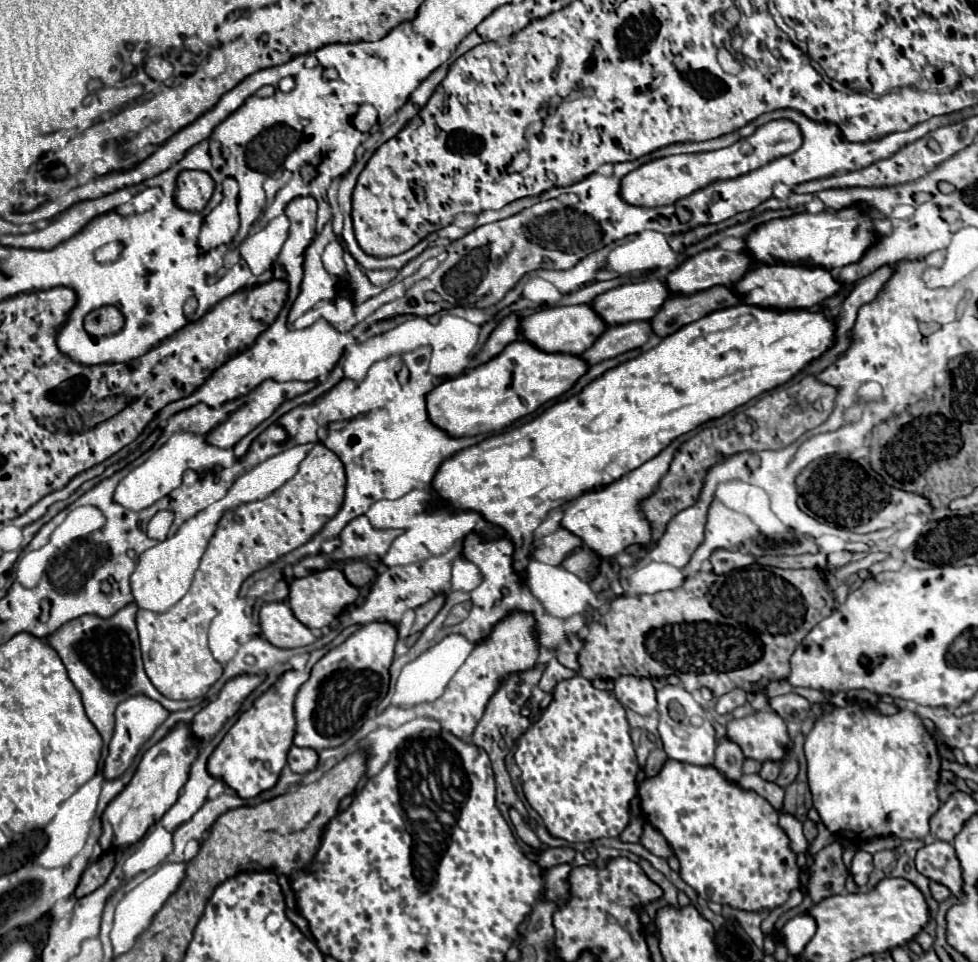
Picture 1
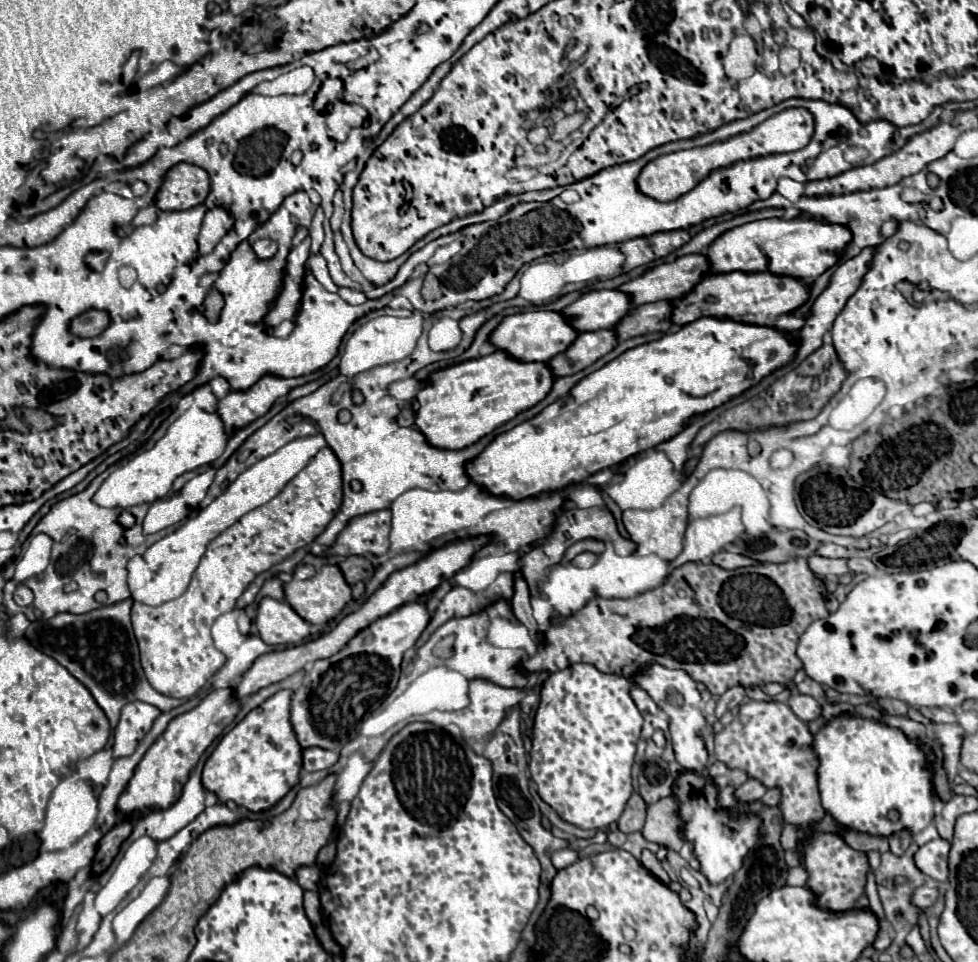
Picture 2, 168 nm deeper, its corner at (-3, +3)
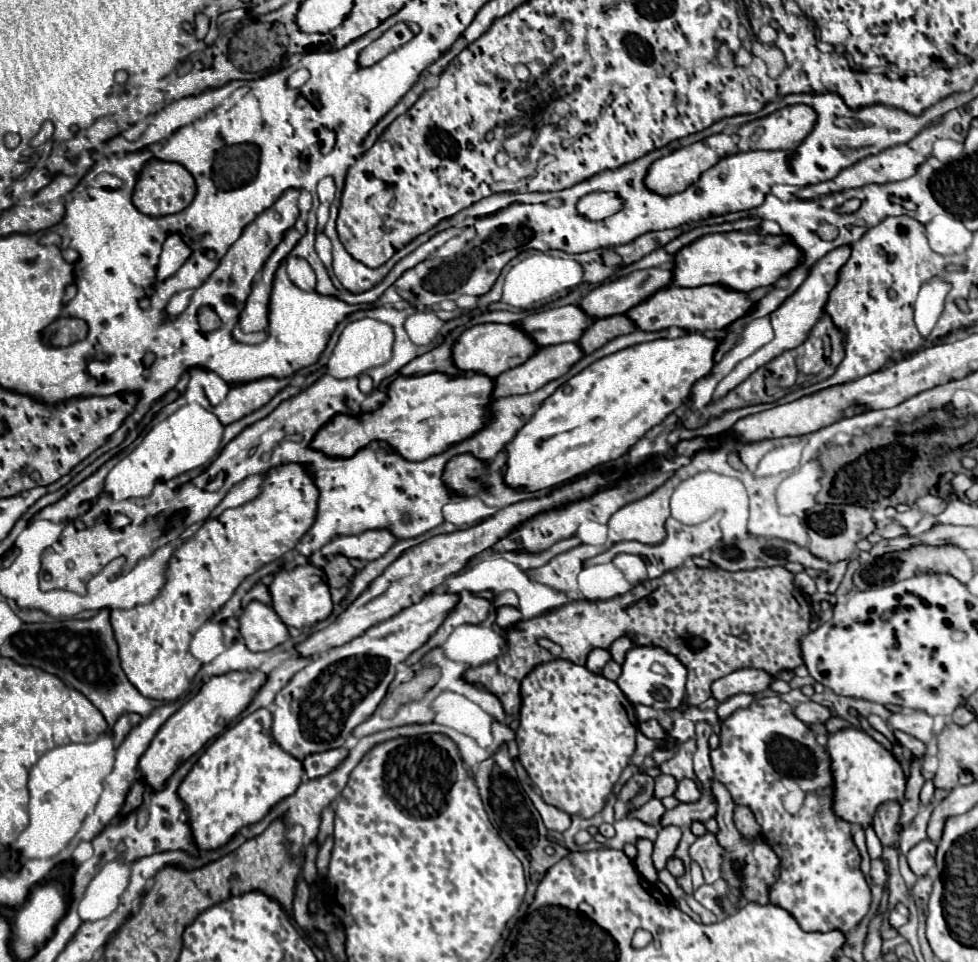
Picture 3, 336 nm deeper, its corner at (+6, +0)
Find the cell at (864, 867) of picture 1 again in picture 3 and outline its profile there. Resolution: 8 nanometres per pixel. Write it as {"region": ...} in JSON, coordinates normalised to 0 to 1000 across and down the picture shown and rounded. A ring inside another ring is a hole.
{"region":[[[891,860],[884,864],[884,870],[887,870],[887,885],[889,885],[889,891],[891,891],[891,893],[901,891],[903,878],[901,878],[901,874],[897,872],[897,868],[895,868],[895,864],[893,864]]]}

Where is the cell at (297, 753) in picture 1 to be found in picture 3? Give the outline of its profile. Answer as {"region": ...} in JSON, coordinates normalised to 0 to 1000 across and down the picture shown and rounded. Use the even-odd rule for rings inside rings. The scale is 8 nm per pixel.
{"region":[[[351,777],[340,779],[340,781],[322,783],[322,785],[314,785],[314,787],[310,789],[312,806],[314,806],[316,810],[334,806],[336,801],[340,801],[340,797],[345,797],[345,793],[349,793],[349,789],[353,789],[353,785],[355,785],[355,779],[351,779]]]}

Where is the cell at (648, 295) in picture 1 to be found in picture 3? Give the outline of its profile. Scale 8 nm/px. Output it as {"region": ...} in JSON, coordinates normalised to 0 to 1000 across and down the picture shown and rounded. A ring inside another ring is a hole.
{"region":[[[578,317],[541,327],[529,338],[541,346],[551,361],[561,361],[580,354],[592,354],[604,336],[606,332],[602,332],[592,317]]]}

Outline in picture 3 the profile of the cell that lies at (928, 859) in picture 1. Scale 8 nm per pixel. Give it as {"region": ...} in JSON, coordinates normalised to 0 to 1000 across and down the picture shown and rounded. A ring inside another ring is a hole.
{"region":[[[946,872],[942,876],[938,876],[929,887],[927,887],[927,897],[931,901],[931,905],[938,912],[946,912],[948,905],[956,899],[956,878]]]}

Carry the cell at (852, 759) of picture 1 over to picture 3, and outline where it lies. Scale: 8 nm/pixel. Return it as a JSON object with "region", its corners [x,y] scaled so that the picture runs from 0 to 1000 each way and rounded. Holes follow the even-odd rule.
{"region":[[[860,758],[850,762],[844,774],[852,806],[852,843],[856,849],[882,862],[891,860],[899,837],[925,828],[925,801],[909,779],[880,758]]]}

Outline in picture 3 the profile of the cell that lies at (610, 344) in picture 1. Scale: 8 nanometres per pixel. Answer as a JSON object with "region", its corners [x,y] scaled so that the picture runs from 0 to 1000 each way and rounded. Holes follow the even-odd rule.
{"region":[[[590,354],[553,361],[545,373],[533,381],[520,384],[506,394],[504,413],[520,413],[531,409],[545,409],[557,398],[576,392],[598,367]]]}

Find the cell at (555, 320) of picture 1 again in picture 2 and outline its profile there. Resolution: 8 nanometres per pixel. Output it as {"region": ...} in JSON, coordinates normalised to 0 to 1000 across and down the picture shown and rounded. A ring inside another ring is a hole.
{"region":[[[550,322],[550,324],[532,324],[532,326],[517,328],[503,343],[503,347],[499,349],[499,356],[507,364],[515,364],[519,370],[524,370],[532,376],[560,376],[569,368],[577,366],[587,356],[589,349],[591,349],[591,345],[577,333],[577,328],[573,324]]]}

